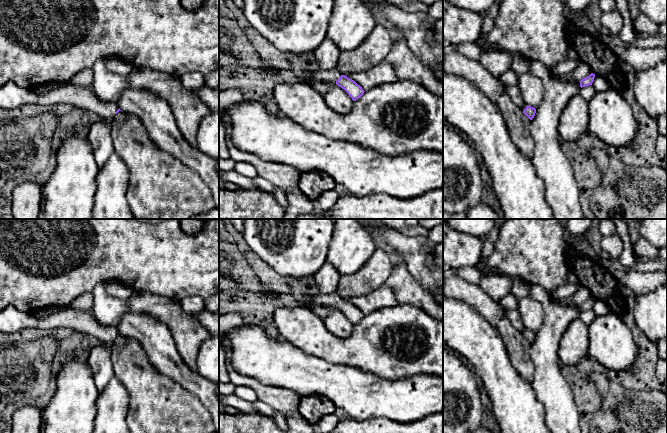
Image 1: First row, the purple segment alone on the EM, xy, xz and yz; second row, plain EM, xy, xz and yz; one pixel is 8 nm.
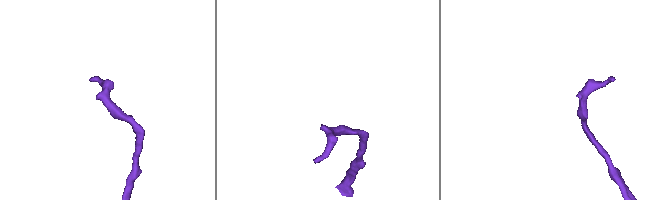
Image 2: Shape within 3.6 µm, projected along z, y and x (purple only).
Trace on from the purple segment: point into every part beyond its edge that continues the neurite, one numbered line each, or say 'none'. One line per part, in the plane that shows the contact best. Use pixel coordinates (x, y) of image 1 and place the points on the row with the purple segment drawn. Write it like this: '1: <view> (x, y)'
1: xz (333, 75)

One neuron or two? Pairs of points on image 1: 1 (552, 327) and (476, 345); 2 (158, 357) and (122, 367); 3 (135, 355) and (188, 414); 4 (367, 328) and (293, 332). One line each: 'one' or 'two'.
1: two
2: two
3: one
4: one

